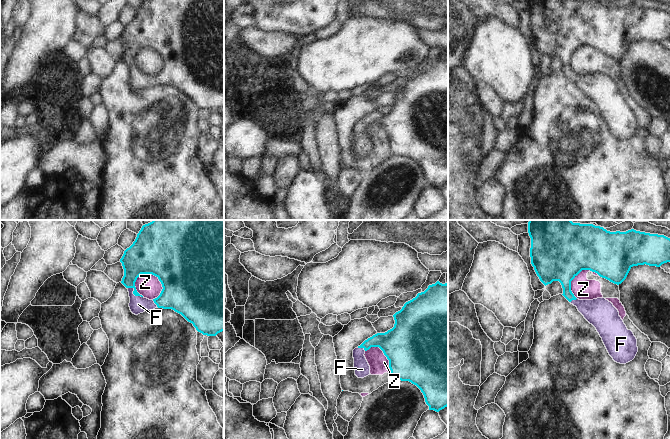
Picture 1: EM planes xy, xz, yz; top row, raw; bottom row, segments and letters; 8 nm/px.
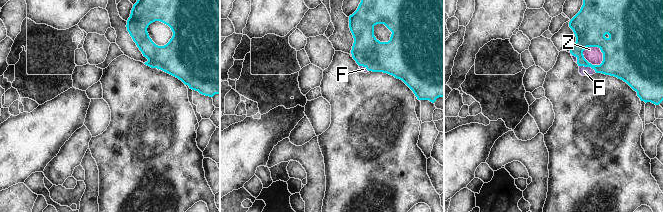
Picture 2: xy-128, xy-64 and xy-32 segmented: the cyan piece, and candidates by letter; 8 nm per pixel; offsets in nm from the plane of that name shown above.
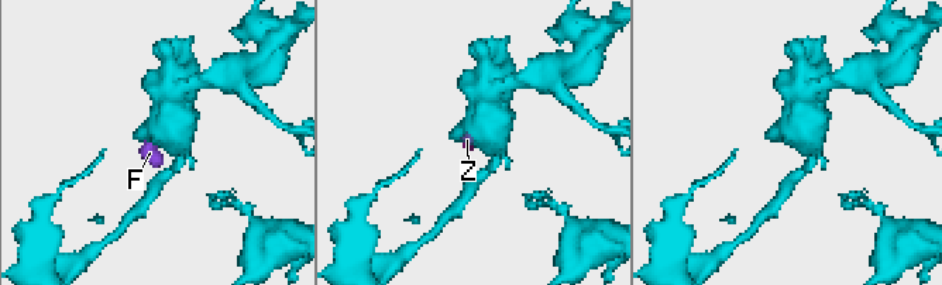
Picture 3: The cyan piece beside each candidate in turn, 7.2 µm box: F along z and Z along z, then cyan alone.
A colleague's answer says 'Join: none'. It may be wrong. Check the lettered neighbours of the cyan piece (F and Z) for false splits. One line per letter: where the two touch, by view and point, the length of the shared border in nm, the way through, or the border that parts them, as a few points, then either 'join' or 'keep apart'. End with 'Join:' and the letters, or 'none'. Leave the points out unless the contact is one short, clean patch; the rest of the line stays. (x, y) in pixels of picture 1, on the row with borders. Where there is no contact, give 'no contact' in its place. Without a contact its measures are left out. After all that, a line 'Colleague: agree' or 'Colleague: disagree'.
F: meets cyan in xy at (133, 293); contact 150 nm long; runs through xy (135, 262), (131, 272), (133, 293), (138, 304); join
Z: meets cyan in xy at (159, 280); contact 240 nm long; border along xy (141, 273), (151, 273), (160, 282), (162, 290), (154, 299); keep apart
Join: F
Colleague: disagree

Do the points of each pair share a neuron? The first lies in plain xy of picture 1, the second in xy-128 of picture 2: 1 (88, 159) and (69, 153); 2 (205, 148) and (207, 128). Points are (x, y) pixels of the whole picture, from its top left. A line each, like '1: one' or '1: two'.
1: two
2: one

